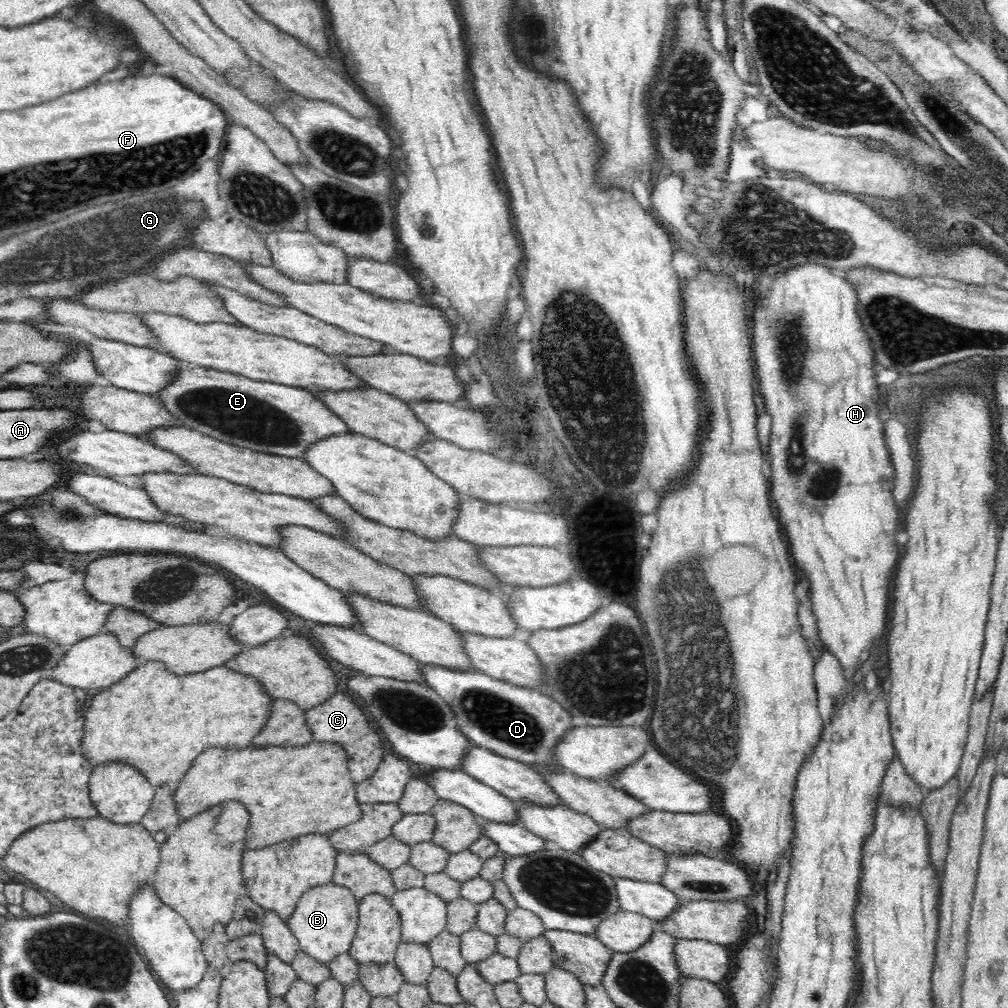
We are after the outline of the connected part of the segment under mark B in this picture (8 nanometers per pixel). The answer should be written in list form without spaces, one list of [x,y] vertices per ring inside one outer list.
[[[332,882],[318,885],[300,897],[287,925],[298,939],[302,951],[320,962],[329,963],[339,954],[348,952],[351,947],[359,922],[358,904],[348,887]]]

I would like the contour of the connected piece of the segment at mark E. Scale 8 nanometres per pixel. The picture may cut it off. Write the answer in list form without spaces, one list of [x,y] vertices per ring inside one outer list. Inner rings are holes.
[[[190,368],[180,370],[174,380],[162,388],[156,396],[159,401],[184,426],[197,430],[206,436],[240,446],[250,450],[276,454],[290,458],[300,458],[304,452],[318,440],[330,438],[334,434],[350,434],[350,427],[338,415],[334,414],[314,394],[300,387],[286,386],[268,381],[252,380],[241,374],[229,373],[224,370],[210,368]]]

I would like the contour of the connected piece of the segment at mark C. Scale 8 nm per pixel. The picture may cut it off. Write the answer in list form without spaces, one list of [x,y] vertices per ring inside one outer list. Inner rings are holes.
[[[338,691],[322,704],[306,710],[306,725],[312,731],[312,741],[335,742],[344,747],[354,784],[372,777],[386,755],[380,734],[368,725],[364,712],[354,703],[352,697],[345,693]]]

